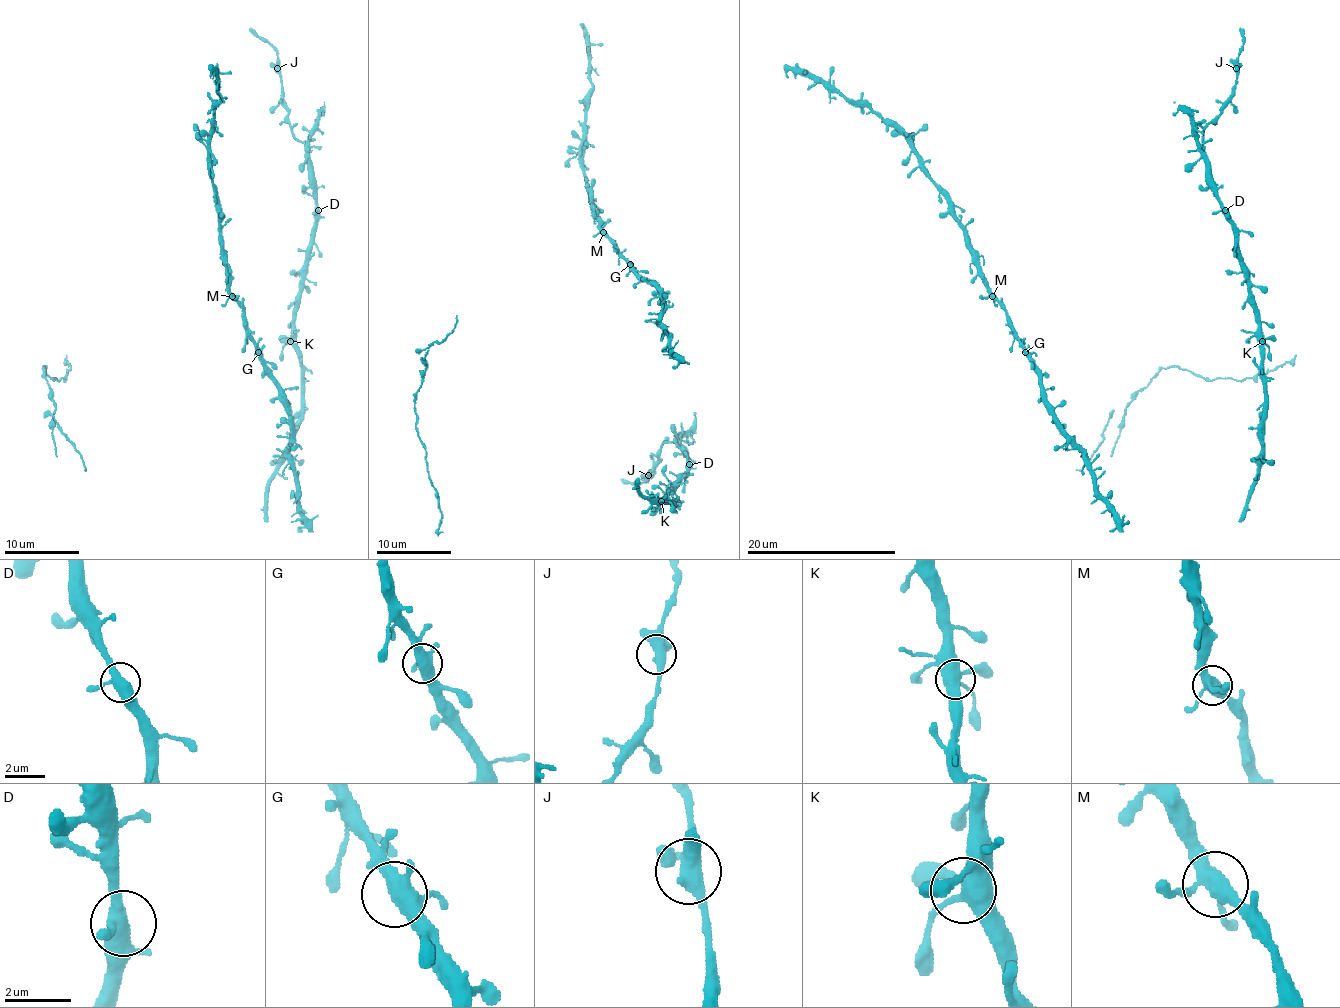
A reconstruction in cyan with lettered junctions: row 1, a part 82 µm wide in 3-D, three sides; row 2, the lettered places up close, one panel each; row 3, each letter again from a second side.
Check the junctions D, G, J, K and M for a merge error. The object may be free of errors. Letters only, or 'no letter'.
no letter

